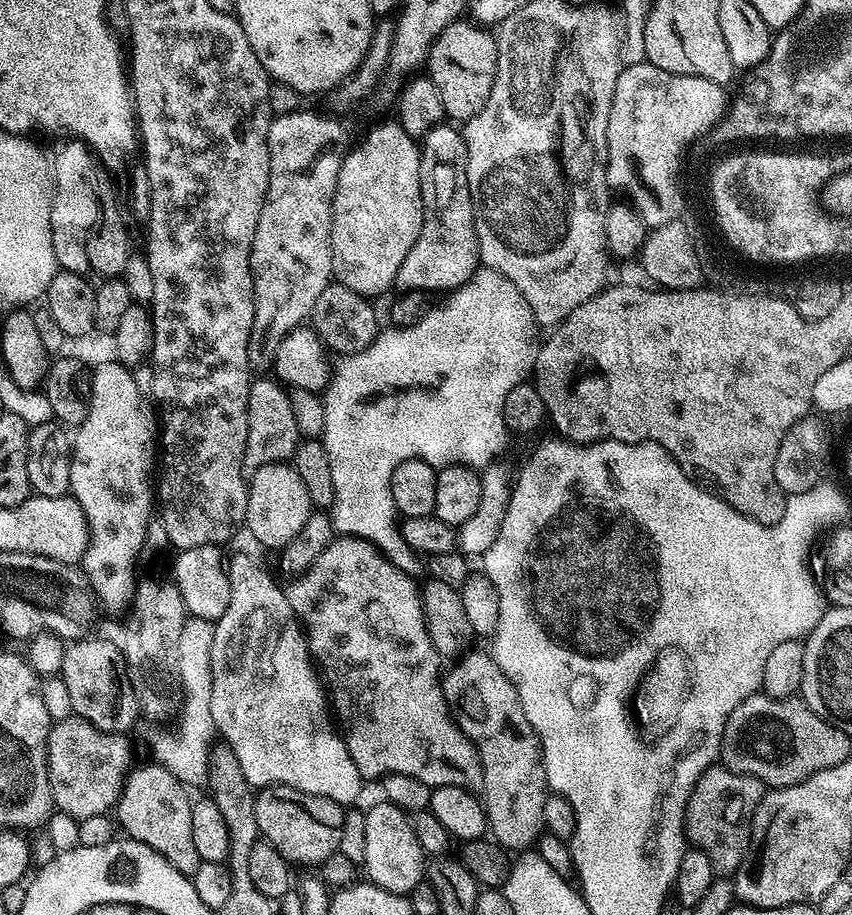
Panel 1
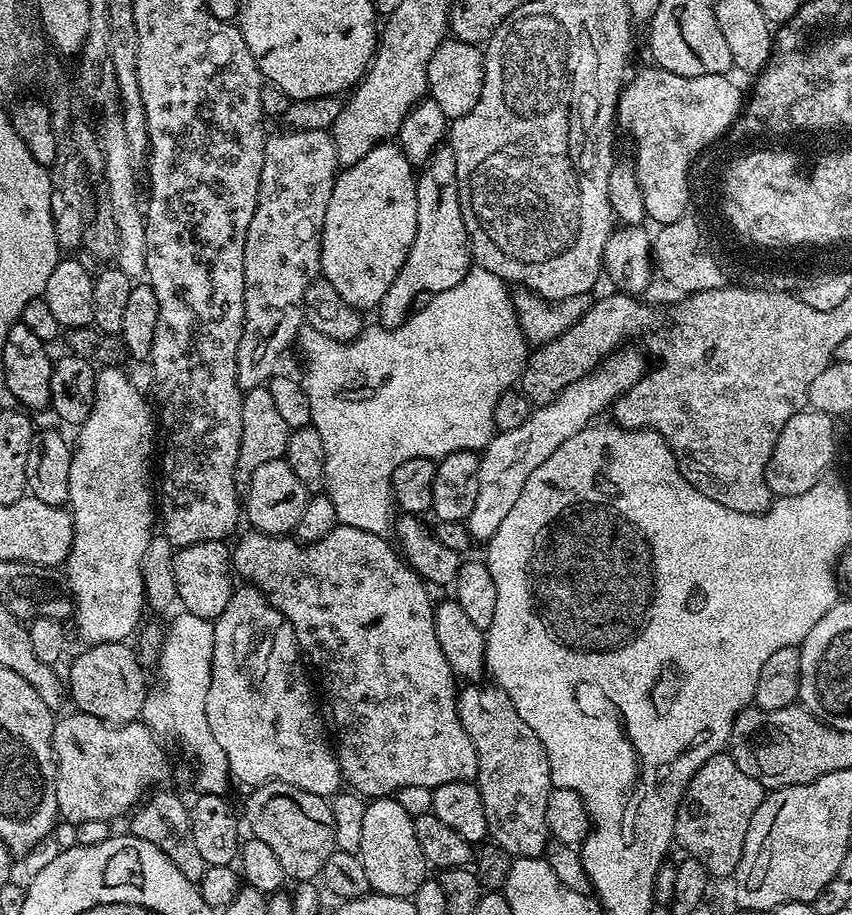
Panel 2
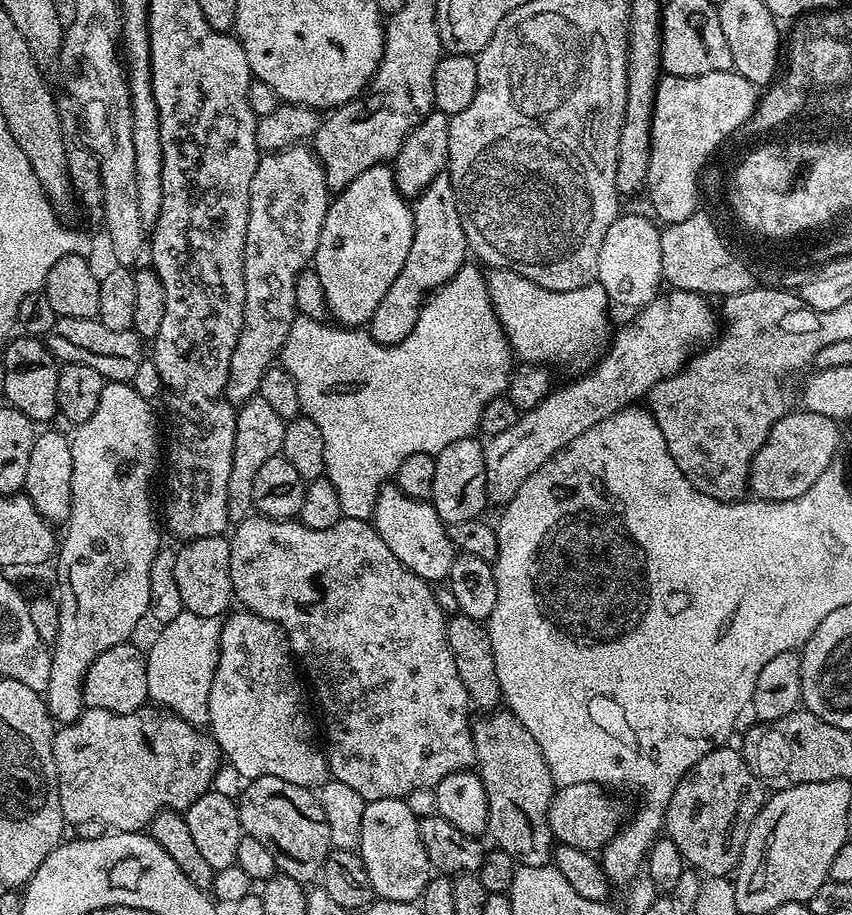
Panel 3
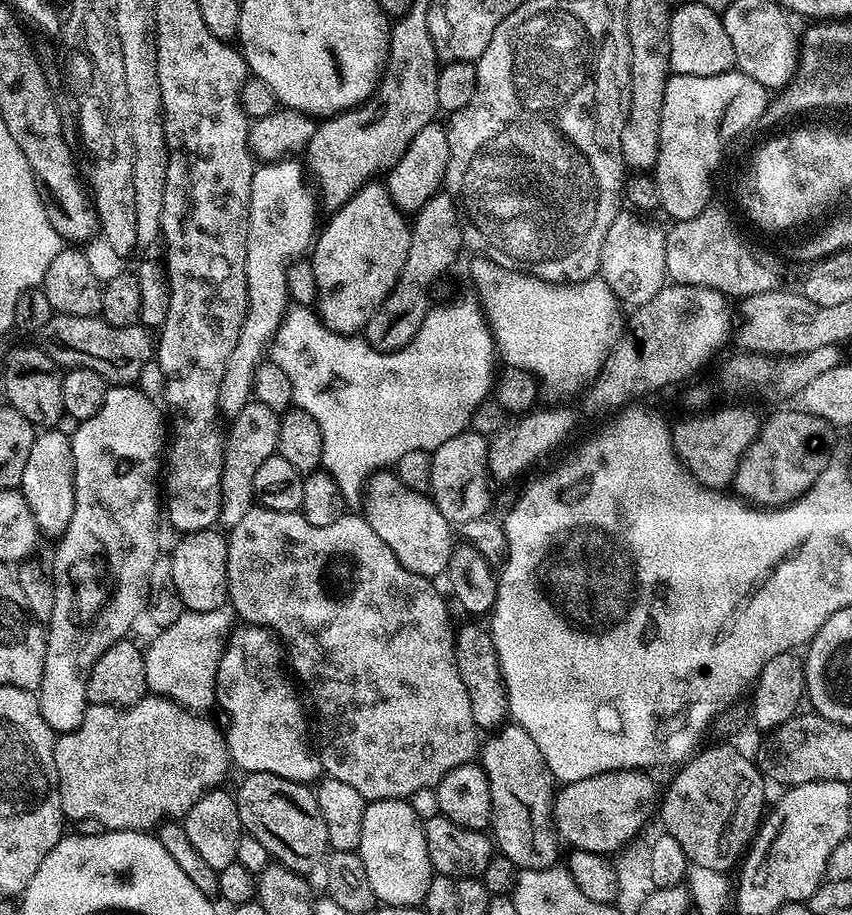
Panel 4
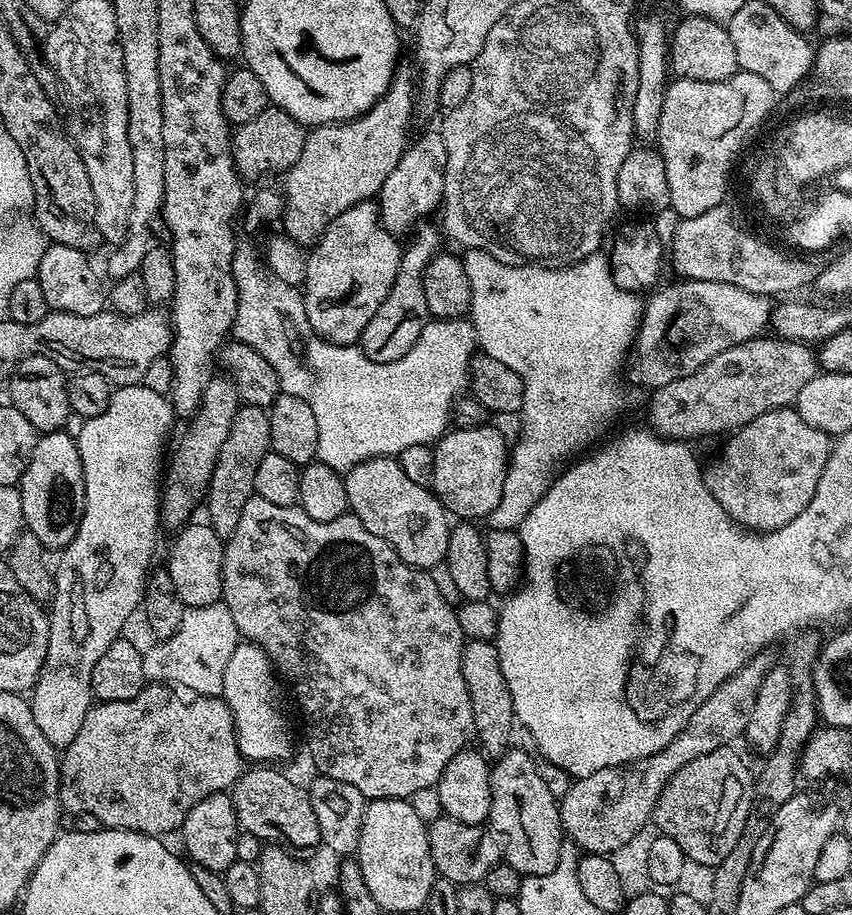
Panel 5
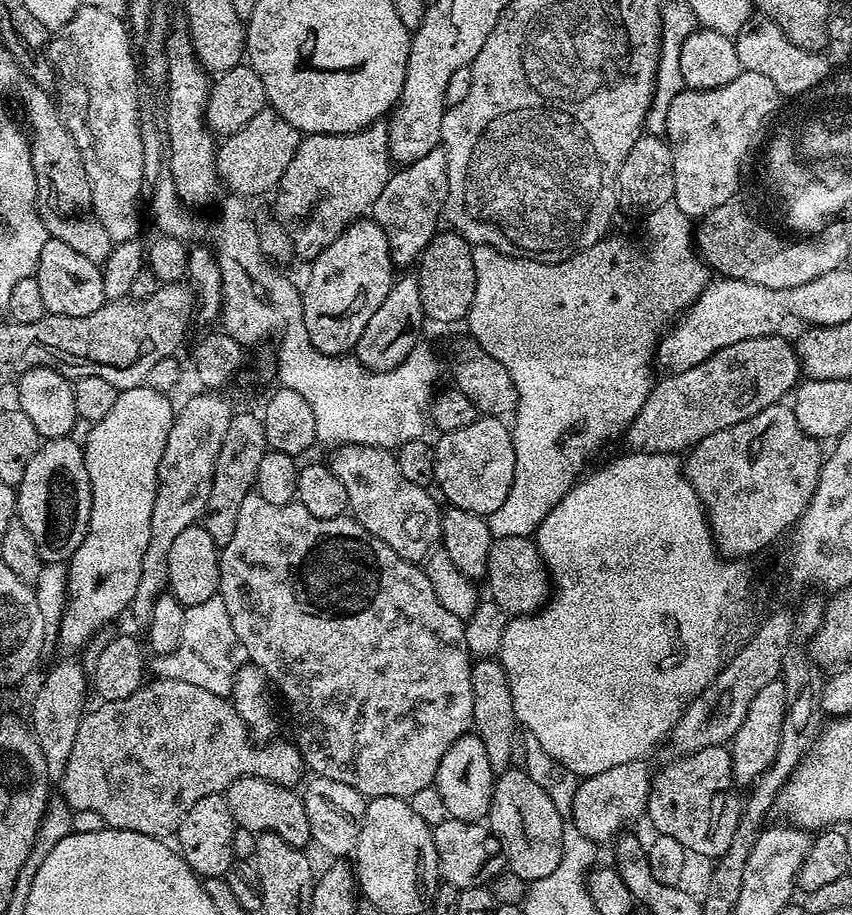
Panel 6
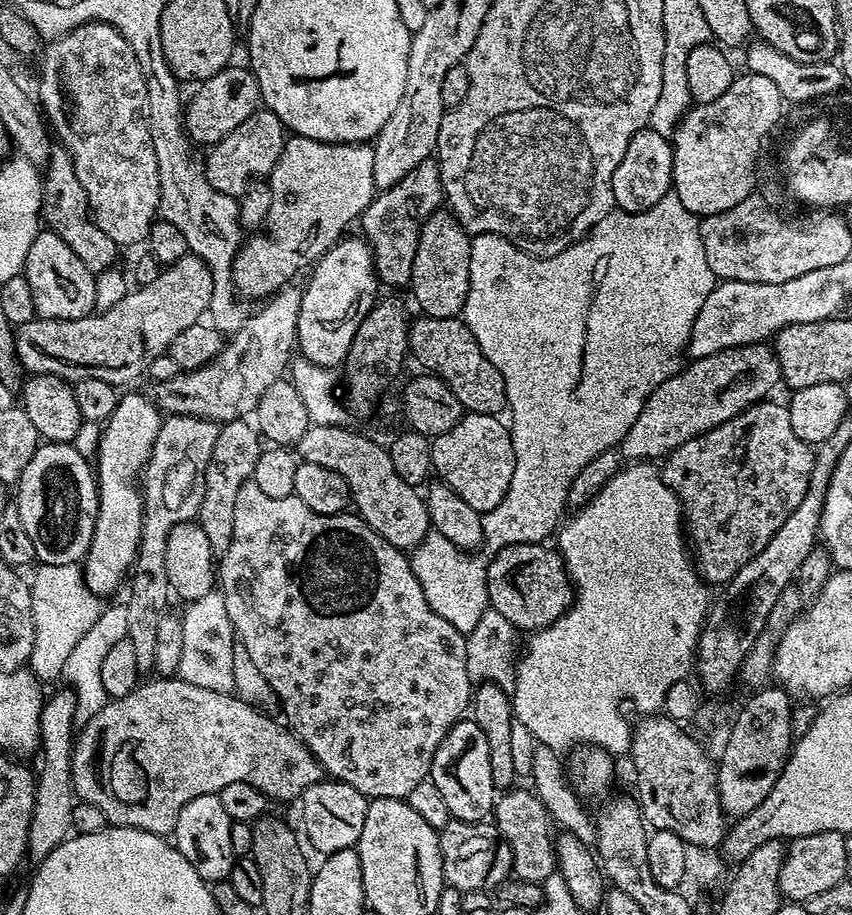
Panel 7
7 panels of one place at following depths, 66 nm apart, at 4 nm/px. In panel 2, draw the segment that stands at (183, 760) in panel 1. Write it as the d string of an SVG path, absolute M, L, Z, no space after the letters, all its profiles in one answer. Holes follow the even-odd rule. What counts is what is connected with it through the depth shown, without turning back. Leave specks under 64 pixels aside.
M185 612L173 620L165 631L158 653L158 685L147 691L140 711L141 723L162 740L176 738L196 762L196 789L201 795L225 797L232 783L229 759L214 739L206 715L207 691L214 648L214 622Z

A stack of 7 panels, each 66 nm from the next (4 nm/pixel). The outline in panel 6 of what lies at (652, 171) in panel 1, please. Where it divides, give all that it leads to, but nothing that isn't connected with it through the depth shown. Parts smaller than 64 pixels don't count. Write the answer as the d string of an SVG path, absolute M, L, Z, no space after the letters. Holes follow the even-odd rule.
M742 70L734 82L718 90L690 88L674 98L668 107L663 135L674 158L672 199L682 214L702 218L722 207L721 200L728 197L736 184L737 163L745 147L779 95L770 78Z

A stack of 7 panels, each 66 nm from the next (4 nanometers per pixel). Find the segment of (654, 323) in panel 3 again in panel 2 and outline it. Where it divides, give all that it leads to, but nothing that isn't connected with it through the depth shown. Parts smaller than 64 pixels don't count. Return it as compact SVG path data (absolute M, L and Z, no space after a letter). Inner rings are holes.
M621 346L610 353L593 372L588 372L578 382L566 386L549 402L533 407L532 413L515 430L496 432L492 441L482 449L478 470L478 499L474 510L466 521L468 533L473 541L487 542L502 526L506 514L514 510L526 478L550 458L566 442L574 440L582 429L589 427L604 411L611 409L620 397L629 392L646 371L644 356L636 348Z

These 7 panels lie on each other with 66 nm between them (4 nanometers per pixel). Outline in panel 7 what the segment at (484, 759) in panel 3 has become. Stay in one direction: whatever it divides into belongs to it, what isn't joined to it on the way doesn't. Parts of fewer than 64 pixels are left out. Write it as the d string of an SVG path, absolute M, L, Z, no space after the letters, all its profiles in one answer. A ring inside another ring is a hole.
M516 786L505 791L497 799L494 805L494 823L504 841L510 846L515 879L543 884L546 878L555 876L558 872L556 867L557 833L552 832L552 828L554 829L552 813L546 810L546 806L542 806L535 791L520 787Z

